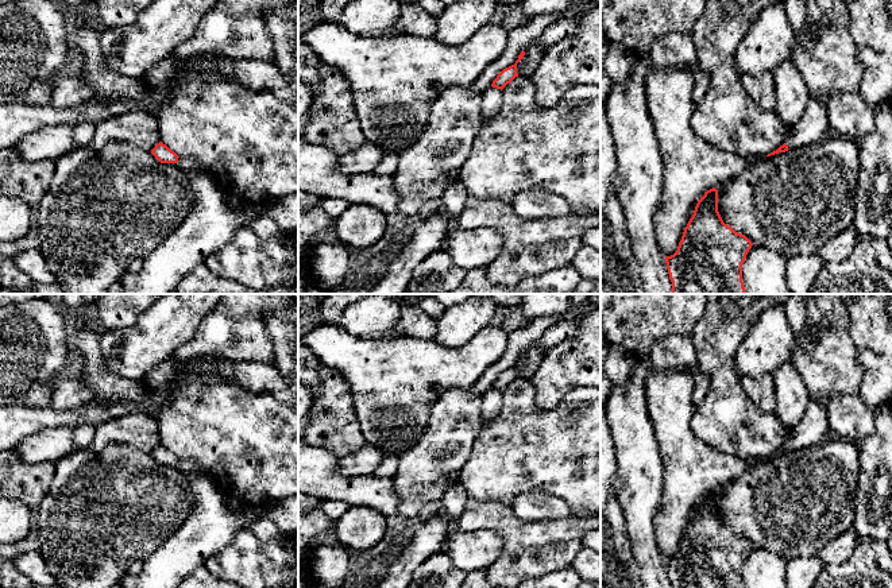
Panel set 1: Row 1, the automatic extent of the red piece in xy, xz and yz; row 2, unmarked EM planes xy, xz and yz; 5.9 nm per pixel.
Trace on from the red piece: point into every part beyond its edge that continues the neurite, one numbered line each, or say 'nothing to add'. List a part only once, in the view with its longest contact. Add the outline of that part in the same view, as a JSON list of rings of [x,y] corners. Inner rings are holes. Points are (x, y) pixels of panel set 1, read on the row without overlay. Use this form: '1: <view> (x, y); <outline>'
1: yz (813, 429); [[[811,396],[802,421],[791,429],[784,445],[788,452],[820,444],[830,436],[826,405],[822,399]]]

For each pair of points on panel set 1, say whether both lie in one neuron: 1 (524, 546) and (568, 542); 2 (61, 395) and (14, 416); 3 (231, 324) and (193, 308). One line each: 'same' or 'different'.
1: same
2: different
3: different

